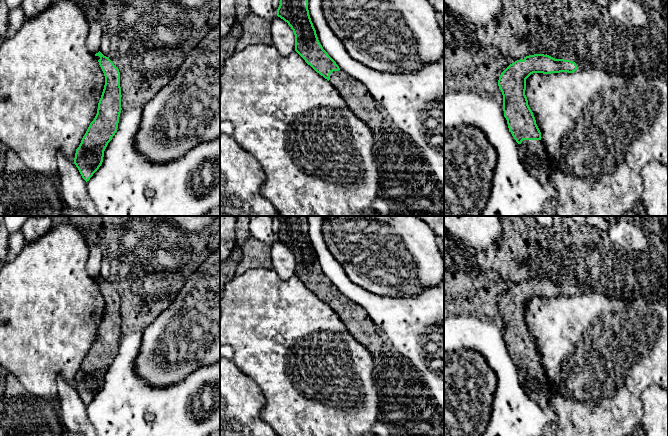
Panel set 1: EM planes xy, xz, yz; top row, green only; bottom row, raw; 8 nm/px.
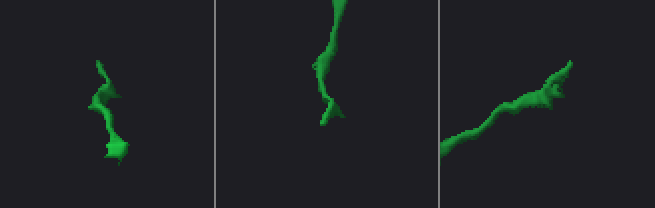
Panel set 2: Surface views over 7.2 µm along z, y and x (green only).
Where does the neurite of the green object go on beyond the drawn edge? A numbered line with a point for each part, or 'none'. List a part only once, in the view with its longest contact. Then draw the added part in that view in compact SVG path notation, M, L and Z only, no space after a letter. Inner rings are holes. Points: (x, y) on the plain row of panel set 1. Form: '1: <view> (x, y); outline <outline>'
1: yz (532, 377); outline M523 364L518 368L519 381L528 395L541 408L548 409L550 401L549 381L541 364Z

